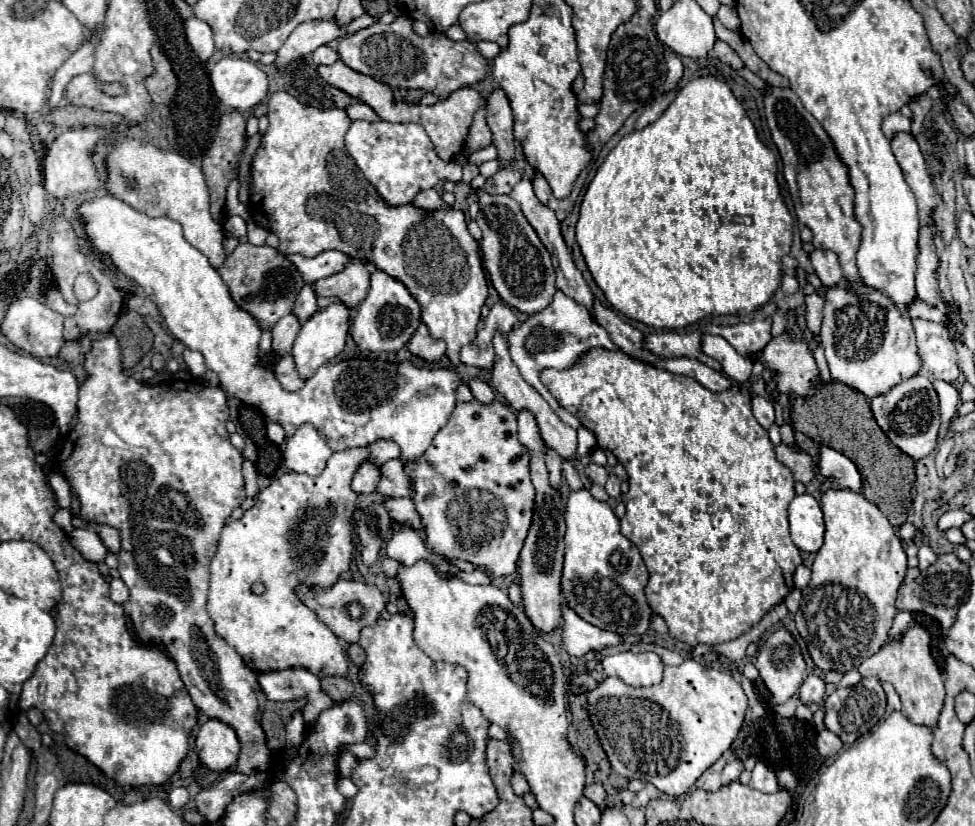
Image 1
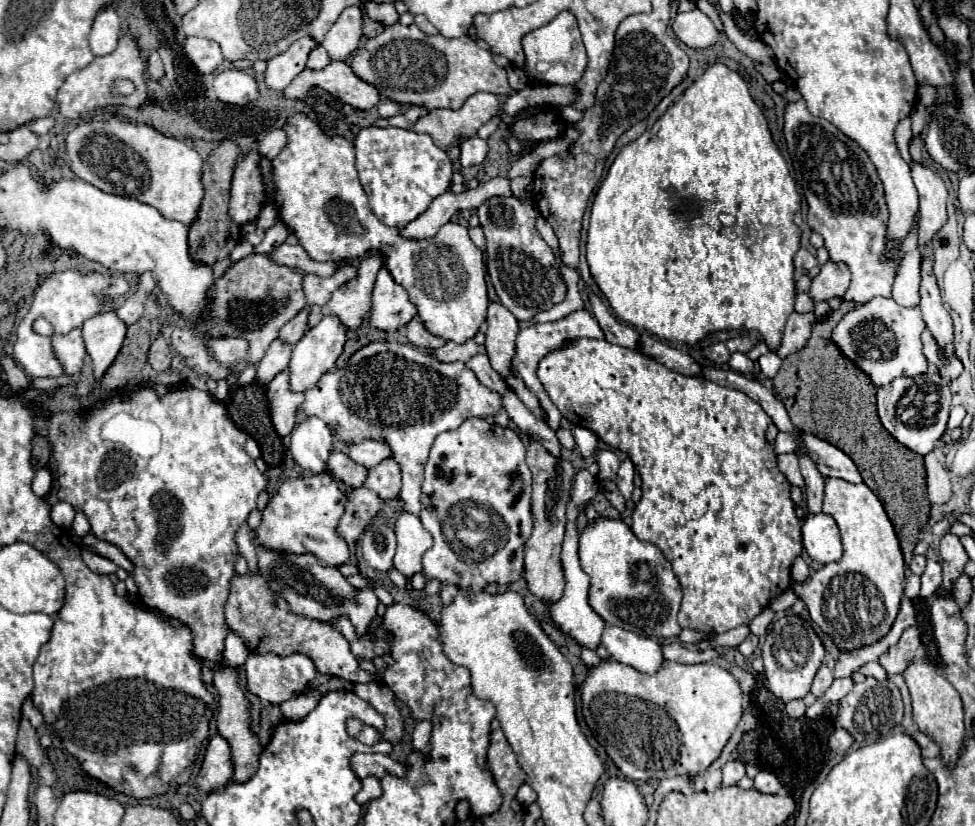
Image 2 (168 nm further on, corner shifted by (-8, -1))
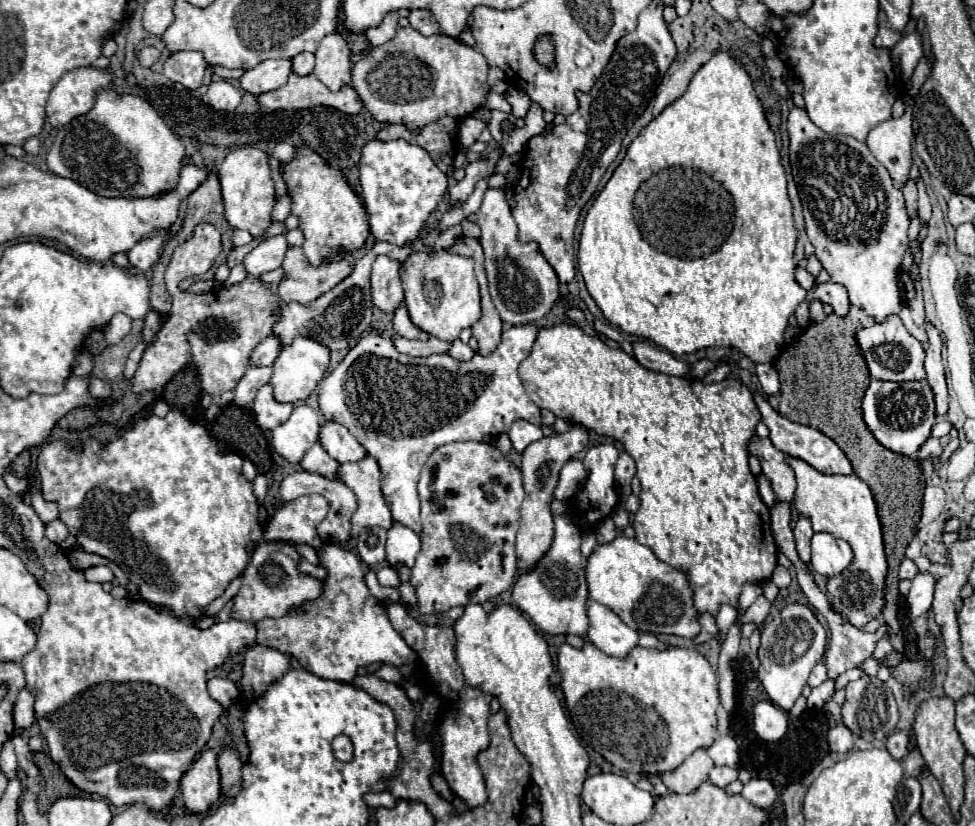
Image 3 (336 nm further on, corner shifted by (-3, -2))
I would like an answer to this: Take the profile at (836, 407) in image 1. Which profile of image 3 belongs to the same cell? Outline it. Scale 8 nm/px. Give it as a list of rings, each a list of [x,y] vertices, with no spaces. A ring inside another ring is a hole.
[[[855,305],[849,307],[849,313],[845,317],[831,313],[825,317],[825,321],[811,323],[805,329],[803,337],[799,339],[799,343],[793,347],[787,347],[781,353],[781,357],[775,361],[781,389],[779,389],[779,395],[769,395],[767,399],[771,407],[785,419],[823,431],[823,435],[833,439],[851,461],[853,473],[871,487],[871,493],[879,509],[885,553],[889,563],[887,585],[885,585],[887,605],[883,609],[883,619],[895,633],[899,633],[901,621],[897,613],[897,605],[899,605],[897,573],[899,573],[899,563],[903,559],[903,553],[917,533],[925,477],[919,461],[907,455],[887,451],[887,447],[883,447],[871,435],[871,431],[867,431],[867,425],[863,423],[861,403],[871,383],[871,377],[853,333],[855,329],[869,327],[873,323],[875,319],[871,319],[871,315],[867,315],[861,307],[855,307]]]

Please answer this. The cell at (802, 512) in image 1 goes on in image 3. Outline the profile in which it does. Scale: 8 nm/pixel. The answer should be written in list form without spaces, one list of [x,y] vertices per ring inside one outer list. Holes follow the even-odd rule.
[[[815,533],[811,537],[811,569],[825,577],[841,573],[853,559],[851,547],[831,533]]]

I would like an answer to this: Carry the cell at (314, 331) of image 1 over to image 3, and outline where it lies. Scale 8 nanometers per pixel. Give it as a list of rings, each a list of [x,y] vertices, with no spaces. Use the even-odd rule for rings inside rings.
[[[299,337],[295,339],[291,345],[283,347],[279,357],[273,363],[273,377],[271,377],[271,385],[275,389],[275,399],[281,403],[297,403],[307,399],[317,383],[323,379],[323,375],[327,373],[329,367],[329,349],[323,347],[321,343],[315,343],[315,339],[307,339],[307,337]]]

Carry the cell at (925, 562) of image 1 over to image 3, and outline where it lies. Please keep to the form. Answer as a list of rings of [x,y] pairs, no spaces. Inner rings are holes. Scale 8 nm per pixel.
[[[917,573],[917,577],[913,579],[913,587],[907,595],[907,603],[909,603],[909,615],[911,617],[919,617],[923,613],[927,613],[931,609],[931,601],[933,601],[933,589],[935,589],[935,575],[931,573]]]

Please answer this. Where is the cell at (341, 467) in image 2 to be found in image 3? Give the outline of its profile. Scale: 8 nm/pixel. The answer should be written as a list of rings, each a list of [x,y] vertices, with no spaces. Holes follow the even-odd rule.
[[[315,443],[315,447],[311,447],[305,453],[305,457],[299,465],[309,473],[317,473],[327,479],[335,479],[335,471],[339,471],[339,463],[335,459],[331,459],[327,455],[327,451],[323,451],[321,443]]]

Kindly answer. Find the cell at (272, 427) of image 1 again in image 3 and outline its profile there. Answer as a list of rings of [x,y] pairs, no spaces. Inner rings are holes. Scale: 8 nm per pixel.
[[[271,383],[263,385],[255,397],[255,421],[261,429],[269,429],[273,431],[275,427],[279,427],[279,423],[285,423],[291,415],[291,407],[295,407],[293,403],[279,403],[273,397],[273,387]]]

